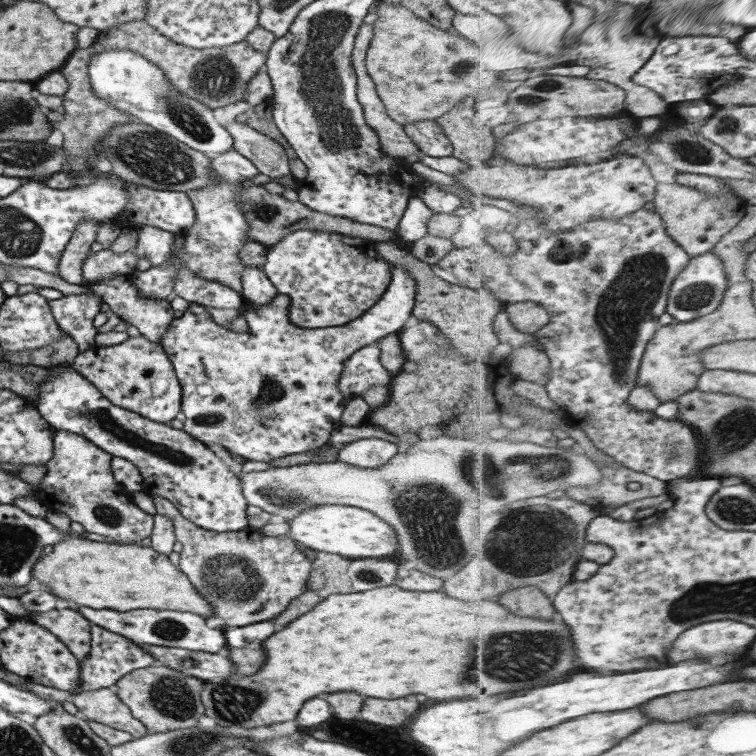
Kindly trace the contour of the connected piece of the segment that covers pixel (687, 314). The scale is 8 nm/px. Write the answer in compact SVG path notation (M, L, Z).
M711 250L697 258L691 258L690 266L687 266L687 269L674 280L668 298L668 313L677 322L689 323L697 318L706 317L723 304L731 280L730 276L726 274L722 261L723 258L719 258L719 254L715 254L714 250Z

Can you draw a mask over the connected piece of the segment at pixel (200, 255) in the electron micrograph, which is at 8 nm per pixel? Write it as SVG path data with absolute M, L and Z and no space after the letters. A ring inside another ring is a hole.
M232 148L211 158L209 177L213 182L197 189L193 198L189 199L195 211L195 220L183 236L180 258L183 265L194 276L219 281L238 293L241 292L239 272L244 266L237 259L237 251L249 238L247 222L236 206L236 192L247 188L249 179L257 174L255 166Z

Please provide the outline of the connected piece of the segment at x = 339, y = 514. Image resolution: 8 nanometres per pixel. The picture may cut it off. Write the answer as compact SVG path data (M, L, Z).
M315 505L307 507L295 517L286 520L289 536L295 544L299 543L316 552L338 554L344 561L352 559L373 559L389 556L397 551L397 534L391 526L379 520L368 510L343 505Z

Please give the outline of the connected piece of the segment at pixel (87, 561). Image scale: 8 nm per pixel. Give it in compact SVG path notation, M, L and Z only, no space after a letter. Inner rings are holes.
M47 511L44 518L55 526L55 530L65 532L65 537L53 543L48 555L43 553L39 556L31 565L31 575L56 598L71 600L77 607L90 607L92 610L177 610L206 619L212 616L211 602L201 598L187 576L169 562L167 555L137 543L115 544L79 537L69 530L70 520L63 512Z

